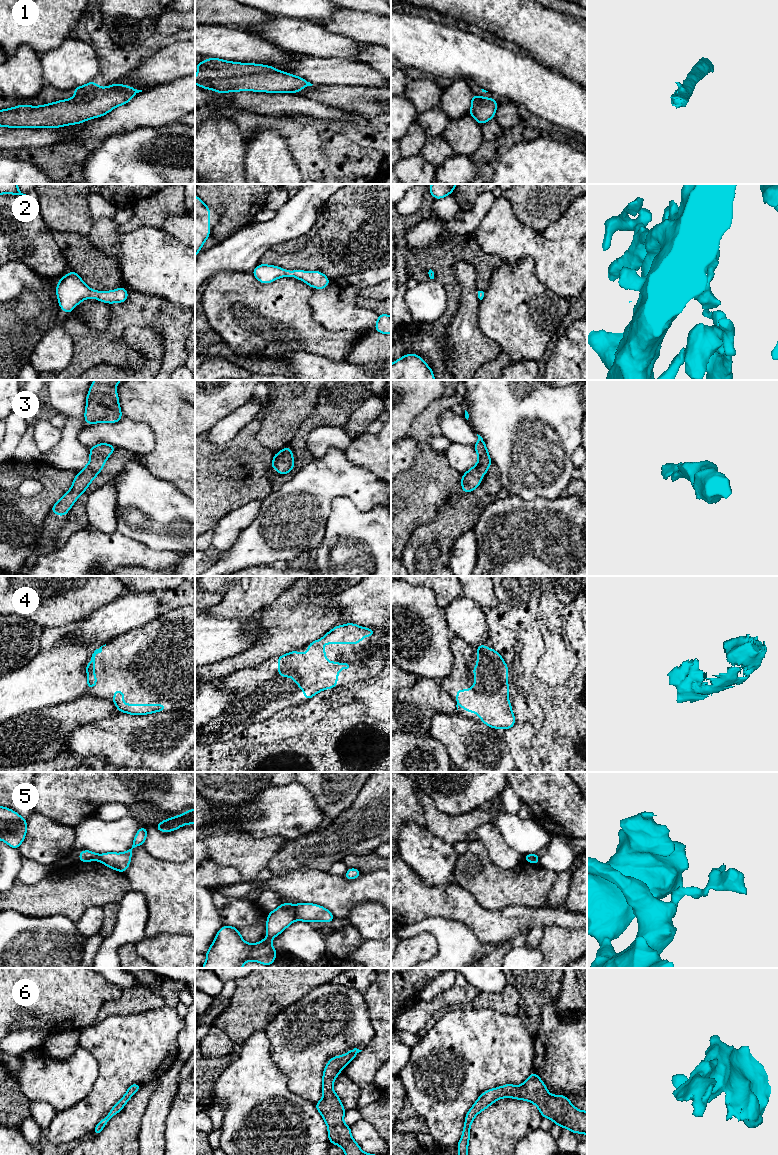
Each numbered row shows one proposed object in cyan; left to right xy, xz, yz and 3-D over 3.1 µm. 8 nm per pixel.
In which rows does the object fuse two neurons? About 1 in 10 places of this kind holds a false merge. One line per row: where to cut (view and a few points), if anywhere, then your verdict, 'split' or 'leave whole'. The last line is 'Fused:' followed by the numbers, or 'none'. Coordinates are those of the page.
1: cut none; leave whole
2: cut none; leave whole
3: cut none; leave whole
4: cut none; leave whole
5: cut xz (294, 905), (295, 919); split
6: cut none; leave whole
Fused: 5

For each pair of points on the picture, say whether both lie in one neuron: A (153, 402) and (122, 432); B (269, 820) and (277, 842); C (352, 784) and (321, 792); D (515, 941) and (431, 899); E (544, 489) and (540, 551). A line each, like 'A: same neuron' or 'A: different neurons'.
A: different neurons
B: different neurons
C: same neuron
D: different neurons
E: different neurons

